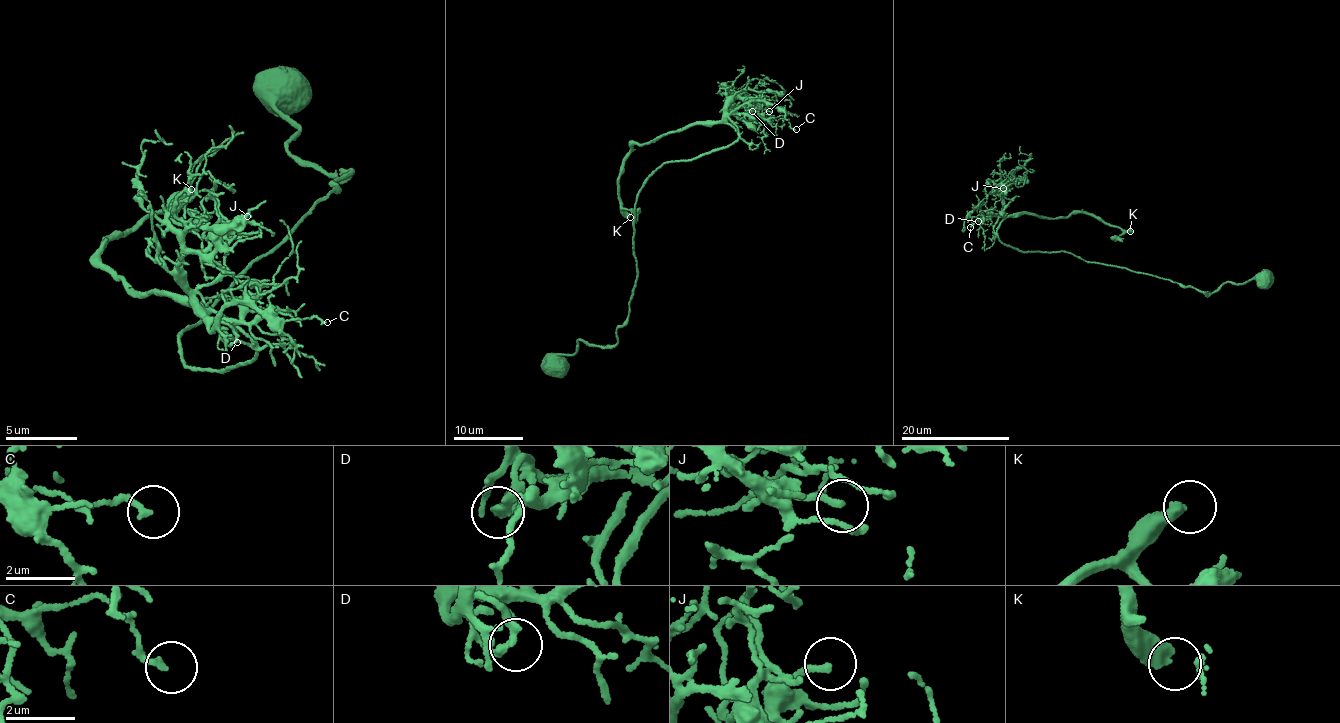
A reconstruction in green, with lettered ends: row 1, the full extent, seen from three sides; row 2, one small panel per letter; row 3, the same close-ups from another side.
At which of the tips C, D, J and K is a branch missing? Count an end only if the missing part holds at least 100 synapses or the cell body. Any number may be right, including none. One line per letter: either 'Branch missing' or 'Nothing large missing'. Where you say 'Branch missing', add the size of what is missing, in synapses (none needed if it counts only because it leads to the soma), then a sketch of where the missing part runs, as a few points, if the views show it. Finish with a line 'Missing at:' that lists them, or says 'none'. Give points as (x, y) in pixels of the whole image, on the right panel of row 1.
C: Nothing large missing
D: Nothing large missing
J: Nothing large missing
K: Branch missing. Roughly 120 synapses. Course of what is missing: (1130, 231), (1124, 225), (1117, 225), (1116, 218), (1127, 208), (1142, 204)
Missing at: K

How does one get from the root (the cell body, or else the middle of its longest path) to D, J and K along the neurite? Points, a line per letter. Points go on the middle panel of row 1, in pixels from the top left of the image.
D: (558, 362), (579, 340), (617, 342), (647, 176), (726, 147), (738, 133), (728, 116), (752, 111)
J: (558, 362), (579, 340), (617, 342), (647, 176), (737, 139), (726, 115), (736, 97), (769, 111)
K: (558, 362), (579, 340), (617, 342), (647, 176), (737, 132), (696, 121), (631, 147), (619, 181), (630, 217)

